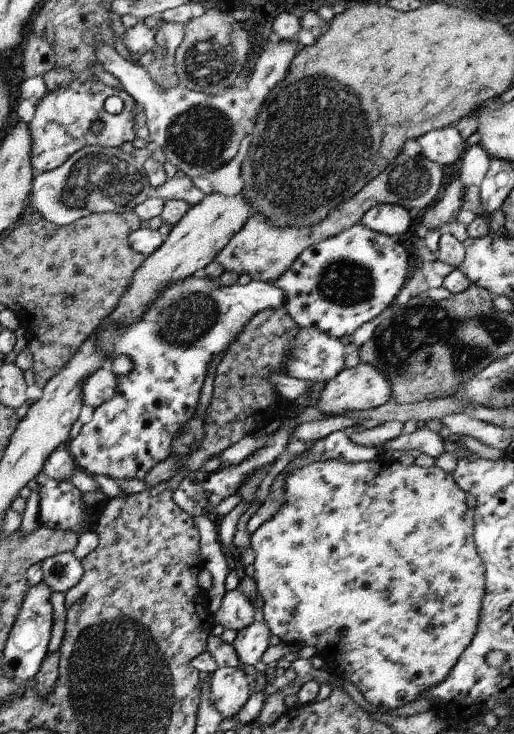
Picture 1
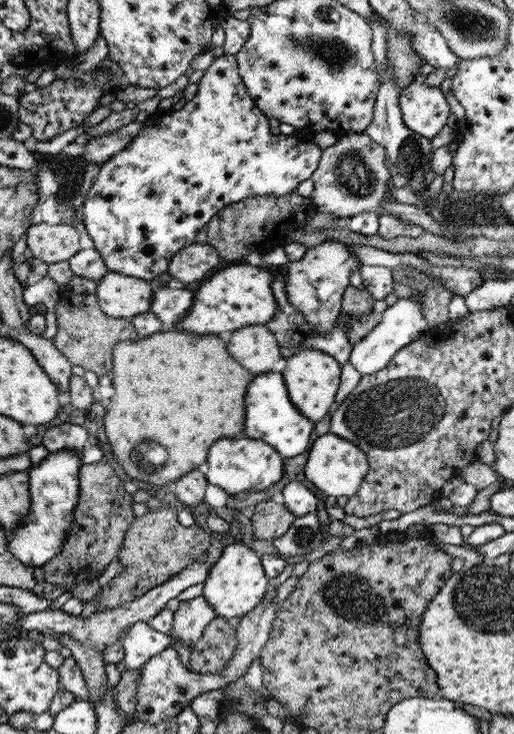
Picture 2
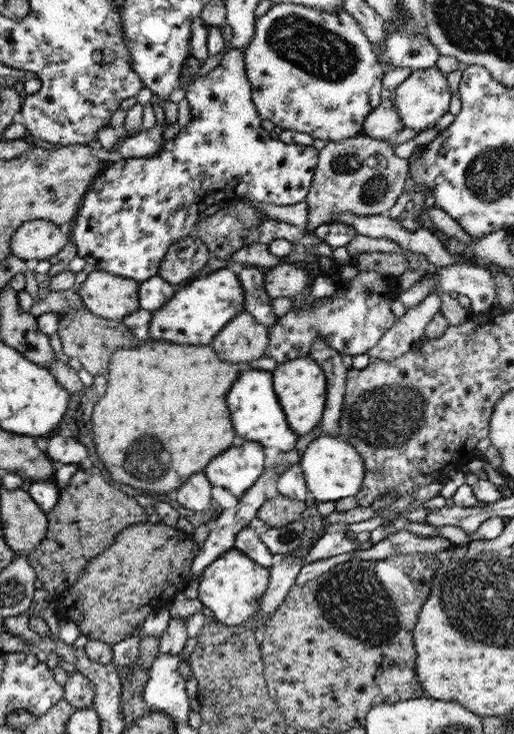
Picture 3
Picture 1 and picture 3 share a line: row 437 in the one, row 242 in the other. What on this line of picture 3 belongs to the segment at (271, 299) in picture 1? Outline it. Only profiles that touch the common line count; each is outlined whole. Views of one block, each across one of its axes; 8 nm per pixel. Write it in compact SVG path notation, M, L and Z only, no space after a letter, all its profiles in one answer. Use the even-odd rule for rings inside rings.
M231 48L215 68L212 68L207 74L195 77L185 95L186 100L189 102L192 116L188 125L182 127L172 139L164 139L164 145L156 153L156 156L150 155L150 157L144 158L125 159L114 157L106 167L105 173L101 173L99 179L92 184L87 198L84 199L83 207L80 208L79 219L74 224L73 233L70 233L71 239L74 239L76 242L77 254L96 271L111 272L115 273L116 276L128 277L135 281L144 282L144 280L151 279L152 276L159 274L159 264L166 258L168 248L176 240L189 236L188 234L194 230L196 222L201 218L202 212L206 208L216 206L216 204L223 206L229 201L238 201L242 198L254 198L258 202L270 202L270 204L275 204L276 206L290 206L304 201L315 174L319 151L314 145L306 146L296 143L288 145L280 141L280 139L272 139L269 132L262 127L262 118L260 118L258 111L256 111L251 94L251 84L246 74L244 53L240 49Z

